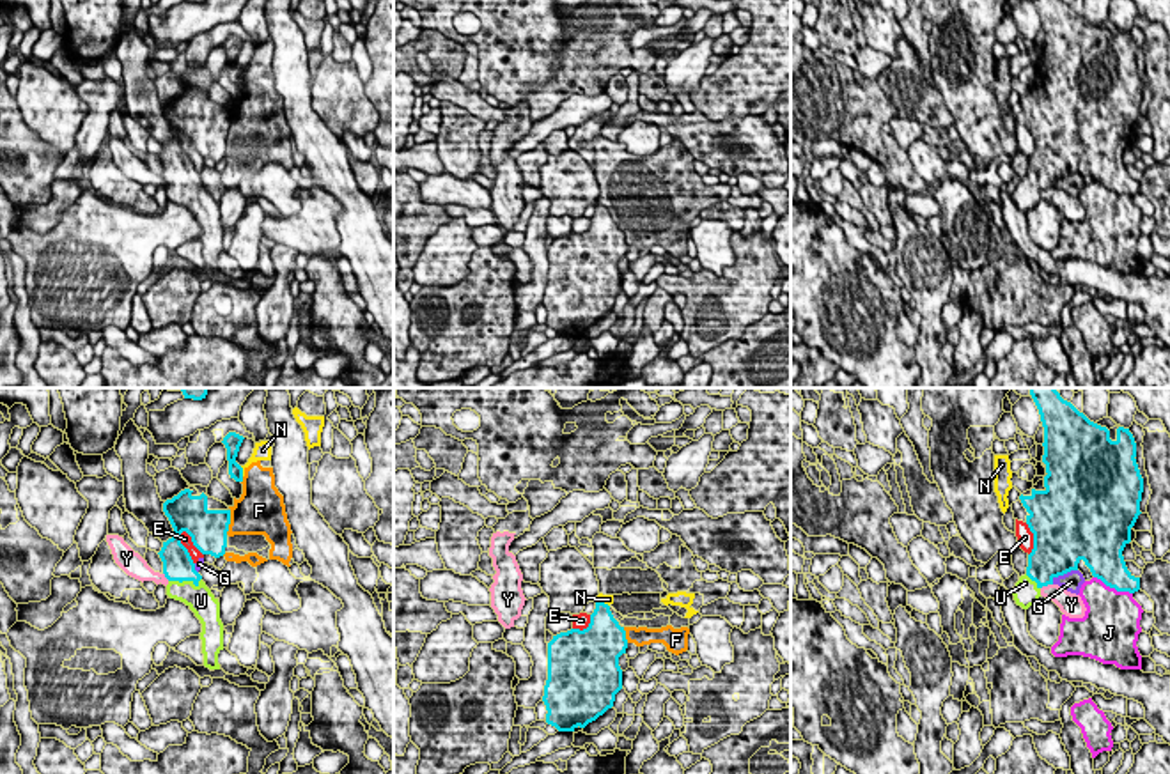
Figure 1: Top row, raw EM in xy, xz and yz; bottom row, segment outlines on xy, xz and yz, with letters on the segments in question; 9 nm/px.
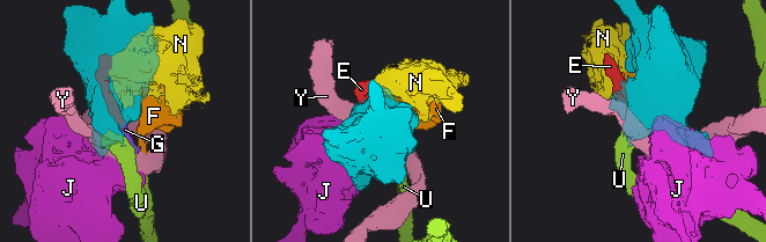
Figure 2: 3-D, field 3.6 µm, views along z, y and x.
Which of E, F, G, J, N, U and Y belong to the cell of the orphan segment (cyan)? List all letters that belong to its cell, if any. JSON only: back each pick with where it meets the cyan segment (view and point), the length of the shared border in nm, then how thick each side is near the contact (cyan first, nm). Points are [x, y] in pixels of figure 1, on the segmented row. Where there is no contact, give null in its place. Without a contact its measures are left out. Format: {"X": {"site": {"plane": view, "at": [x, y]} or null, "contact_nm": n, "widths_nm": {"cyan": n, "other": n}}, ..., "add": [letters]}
{"U": {"site": {"plane": "xy", "at": [185, 580]}, "contact_nm": 300, "widths_nm": {"cyan": 280, "other": 240}}, "add": ["U"]}

